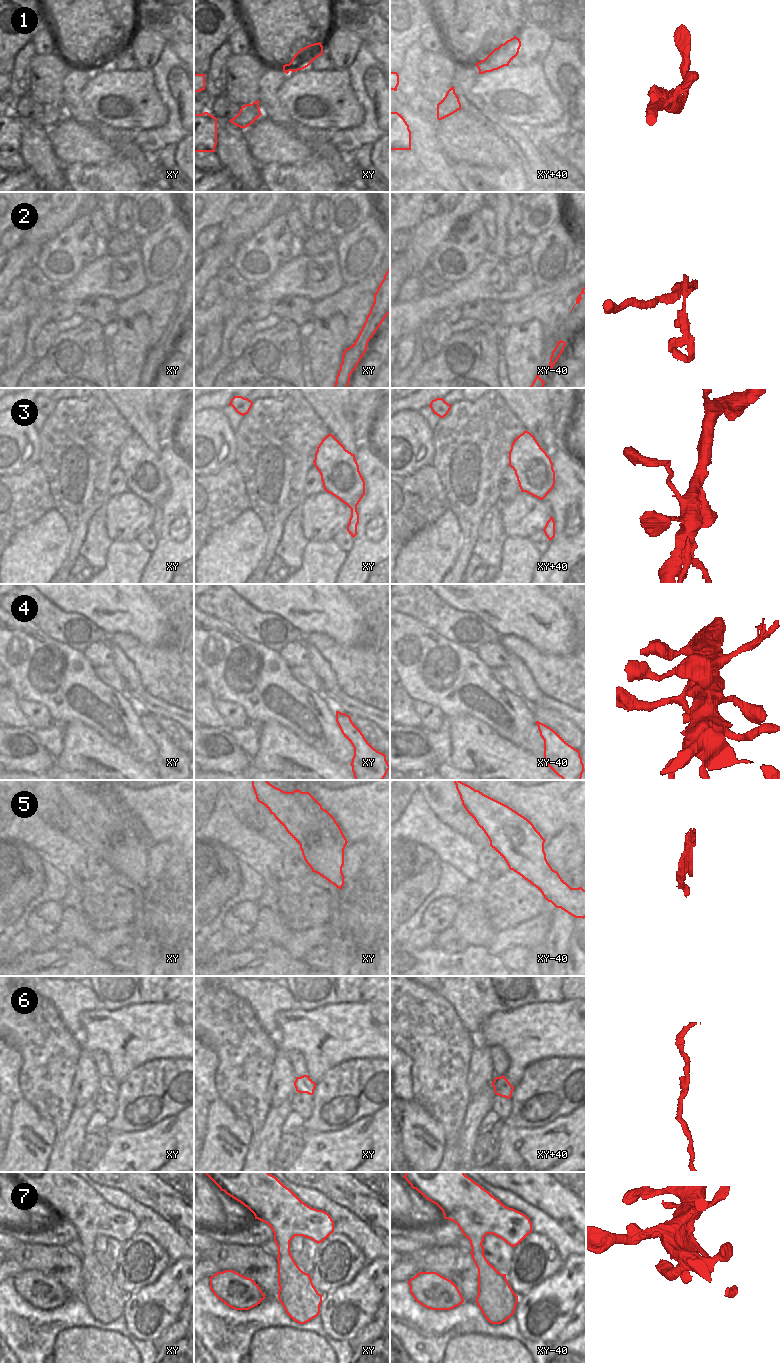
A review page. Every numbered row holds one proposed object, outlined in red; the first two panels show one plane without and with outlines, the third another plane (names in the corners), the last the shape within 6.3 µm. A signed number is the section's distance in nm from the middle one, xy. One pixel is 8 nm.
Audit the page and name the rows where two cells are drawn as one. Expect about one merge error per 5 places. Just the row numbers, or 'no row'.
5

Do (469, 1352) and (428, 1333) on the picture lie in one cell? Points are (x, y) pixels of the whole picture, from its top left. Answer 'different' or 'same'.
different

